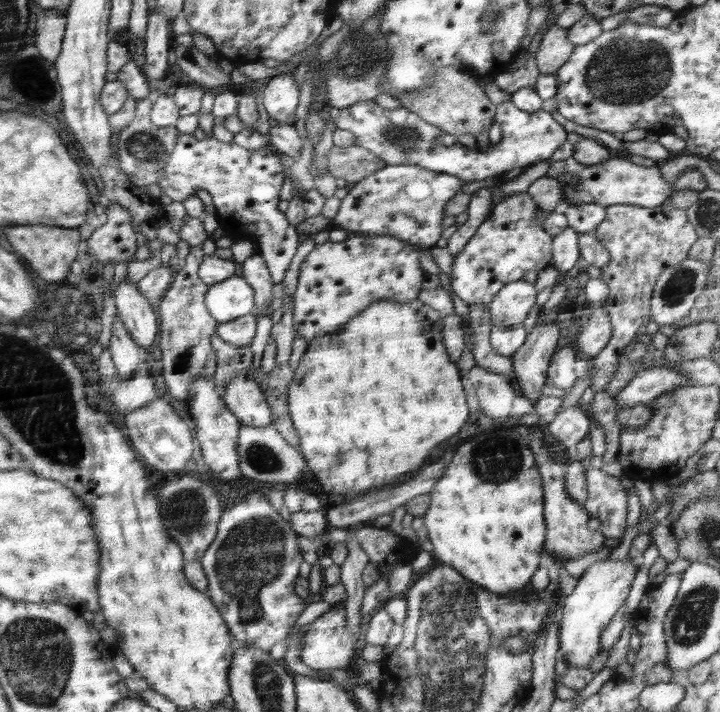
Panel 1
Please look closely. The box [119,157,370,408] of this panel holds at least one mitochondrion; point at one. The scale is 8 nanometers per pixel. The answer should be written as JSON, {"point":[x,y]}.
{"point":[182,363]}

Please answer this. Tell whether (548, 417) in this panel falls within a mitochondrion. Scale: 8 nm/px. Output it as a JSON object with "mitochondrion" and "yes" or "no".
{"mitochondrion":"no"}

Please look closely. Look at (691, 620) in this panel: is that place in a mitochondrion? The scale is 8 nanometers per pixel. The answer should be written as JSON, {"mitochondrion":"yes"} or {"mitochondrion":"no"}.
{"mitochondrion":"yes"}

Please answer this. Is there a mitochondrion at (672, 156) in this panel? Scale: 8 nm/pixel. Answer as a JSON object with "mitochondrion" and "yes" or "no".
{"mitochondrion":"no"}

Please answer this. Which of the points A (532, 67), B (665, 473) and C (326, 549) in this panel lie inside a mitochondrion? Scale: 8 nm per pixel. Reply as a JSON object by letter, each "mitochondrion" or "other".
{"A":"other","B":"other","C":"other"}

